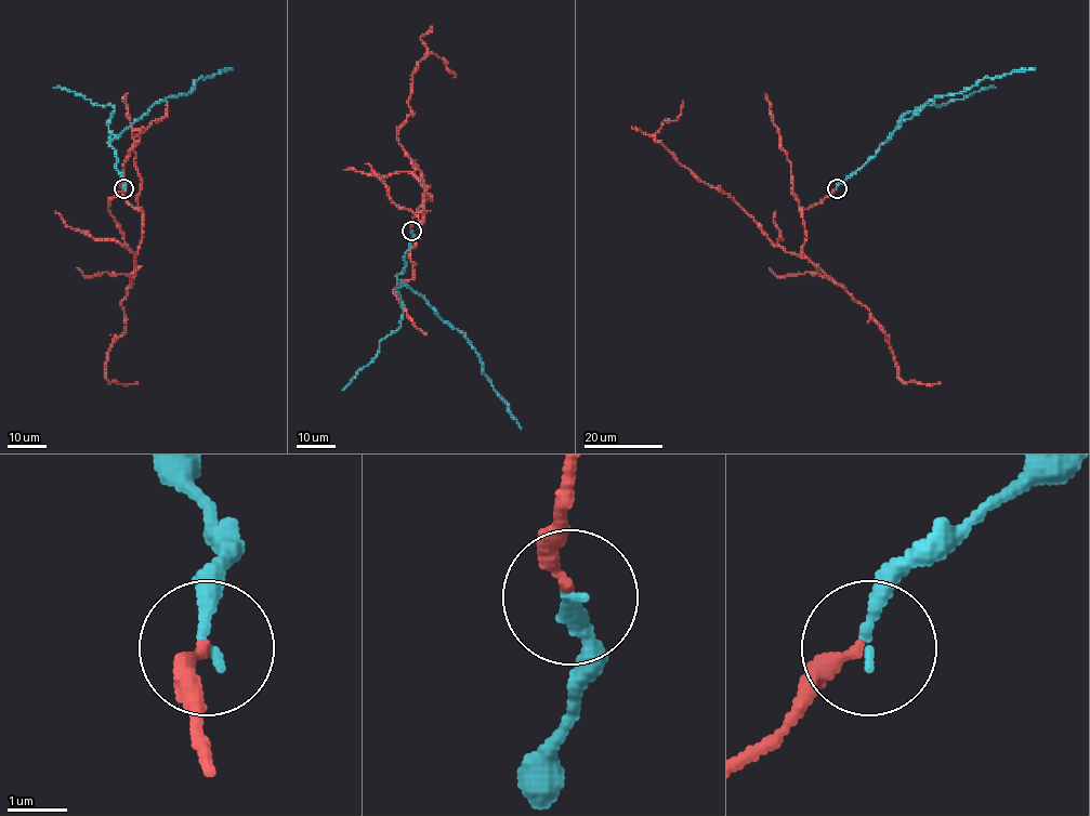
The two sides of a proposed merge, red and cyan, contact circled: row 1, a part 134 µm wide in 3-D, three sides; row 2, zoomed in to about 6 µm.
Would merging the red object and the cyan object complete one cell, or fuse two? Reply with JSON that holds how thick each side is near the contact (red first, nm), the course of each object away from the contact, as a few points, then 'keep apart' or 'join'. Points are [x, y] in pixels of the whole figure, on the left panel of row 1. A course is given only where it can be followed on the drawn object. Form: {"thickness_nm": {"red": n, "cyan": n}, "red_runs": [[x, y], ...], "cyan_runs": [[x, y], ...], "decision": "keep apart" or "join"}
{"thickness_nm": {"red": 240, "cyan": 190}, "red_runs": [[123, 189], [123, 199], [143, 213], [136, 254], [108, 201], [122, 189], [129, 153], [166, 115], [166, 101]], "cyan_runs": [[123, 189], [115, 150], [108, 144], [155, 104], [185, 94], [200, 77], [232, 68]], "decision": "join"}

